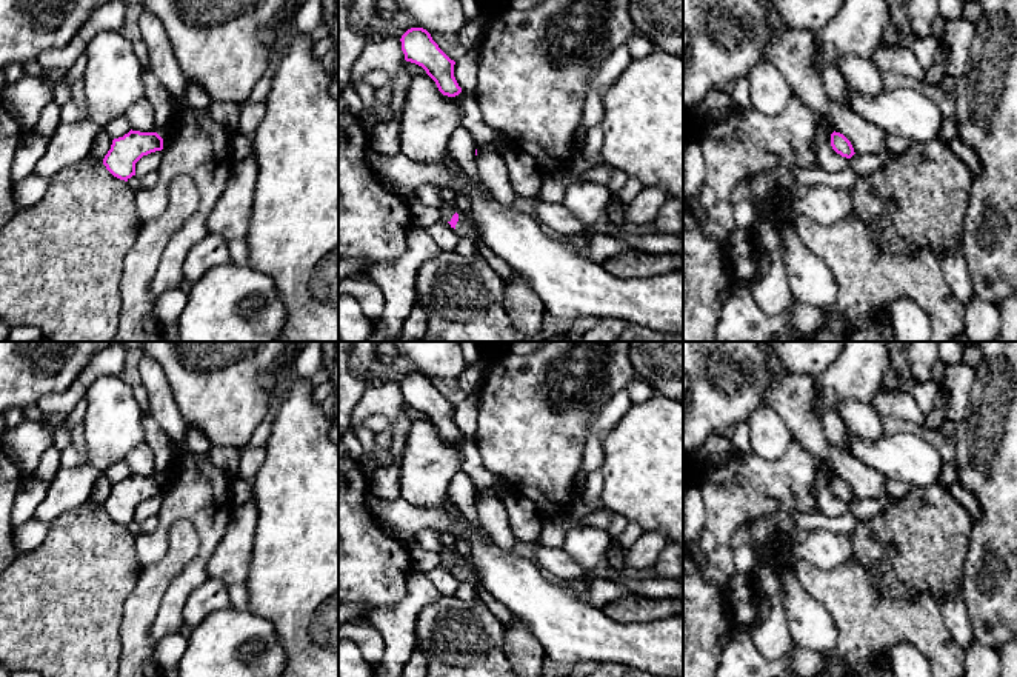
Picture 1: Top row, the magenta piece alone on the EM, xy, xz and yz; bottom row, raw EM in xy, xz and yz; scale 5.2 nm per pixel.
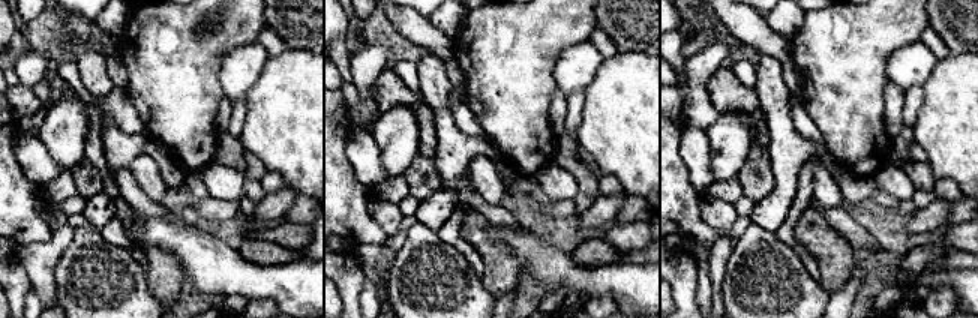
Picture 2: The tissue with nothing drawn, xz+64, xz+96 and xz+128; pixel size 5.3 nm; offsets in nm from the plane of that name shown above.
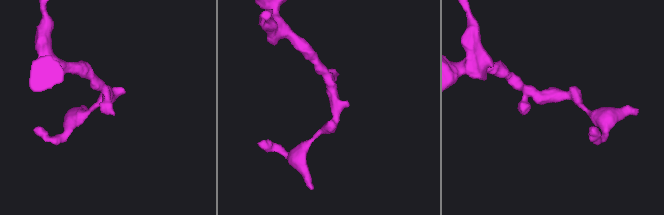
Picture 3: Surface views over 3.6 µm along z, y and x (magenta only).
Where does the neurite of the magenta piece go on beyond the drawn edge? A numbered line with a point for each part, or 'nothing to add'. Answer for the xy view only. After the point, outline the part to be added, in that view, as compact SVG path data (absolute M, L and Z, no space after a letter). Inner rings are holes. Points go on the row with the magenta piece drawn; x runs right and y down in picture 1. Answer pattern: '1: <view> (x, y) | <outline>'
1: xy (168, 131) | M174 103L174 114L172 114L169 123L158 132L158 135L163 140L168 140L175 134L177 128L178 128L178 106L177 106L177 103Z

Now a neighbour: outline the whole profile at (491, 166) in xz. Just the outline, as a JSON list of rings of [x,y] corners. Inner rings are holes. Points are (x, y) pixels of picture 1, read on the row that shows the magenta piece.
[[[492,143],[475,145],[475,149],[478,178],[502,205],[512,206],[517,194],[509,183],[509,172],[503,154]]]

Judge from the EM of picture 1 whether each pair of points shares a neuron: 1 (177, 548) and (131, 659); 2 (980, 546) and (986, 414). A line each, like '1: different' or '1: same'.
1: same
2: same

